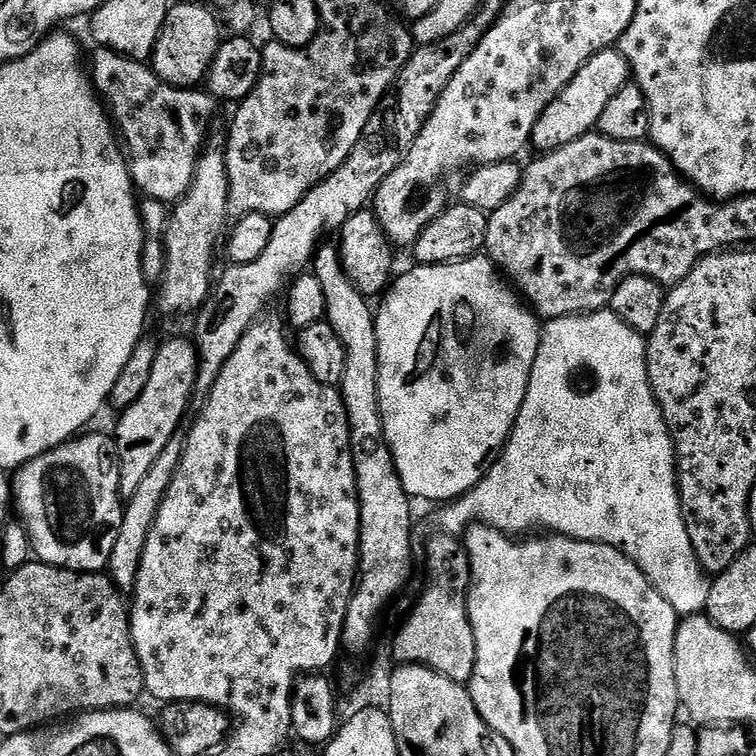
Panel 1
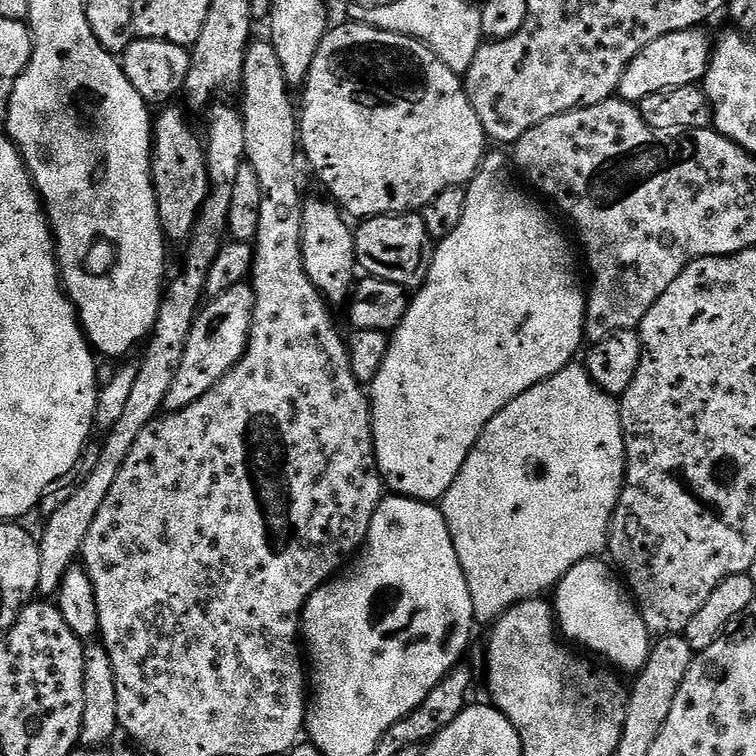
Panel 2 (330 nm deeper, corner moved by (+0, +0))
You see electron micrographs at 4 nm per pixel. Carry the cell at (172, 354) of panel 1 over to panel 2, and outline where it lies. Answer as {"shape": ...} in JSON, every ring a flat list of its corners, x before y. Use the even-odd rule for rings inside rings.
{"shape":[[245,282,226,290,226,294,218,294,218,298,208,300,201,307,186,342,186,354,182,354,182,366,178,366,178,374,174,374,174,386,170,386,170,394,166,394,165,409,179,410,198,402,198,398,238,363,248,349,255,301,251,283]]}

